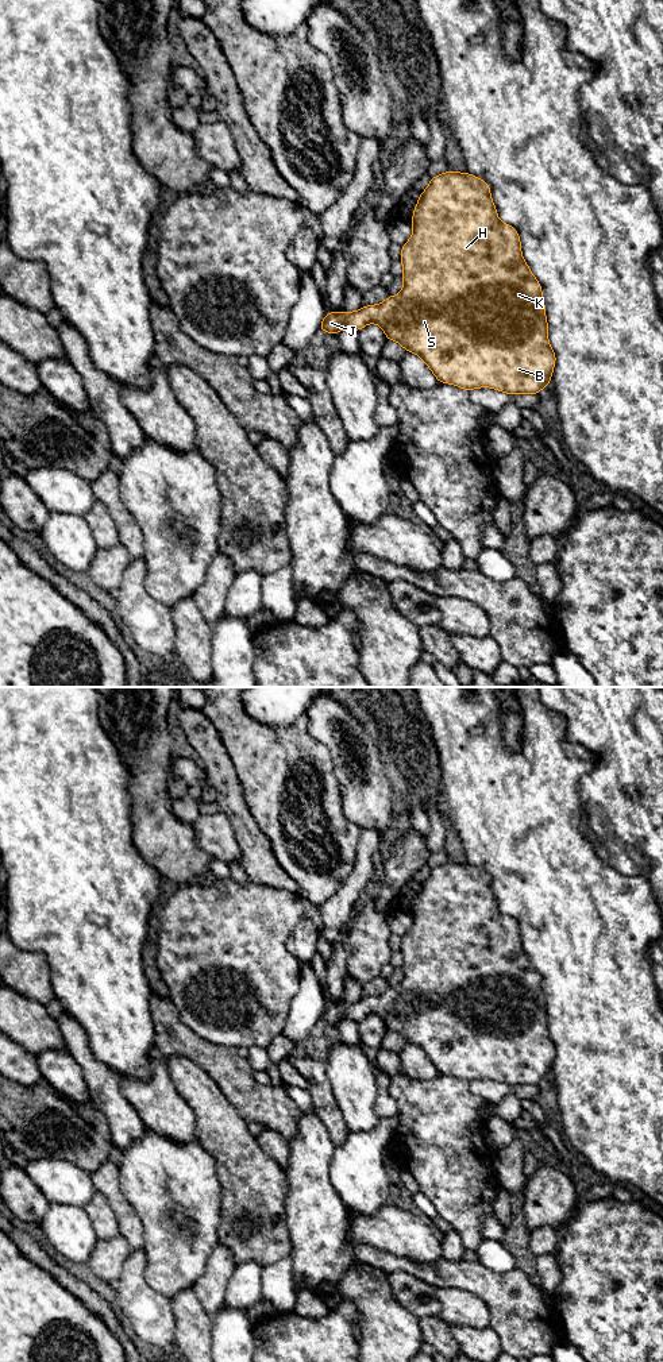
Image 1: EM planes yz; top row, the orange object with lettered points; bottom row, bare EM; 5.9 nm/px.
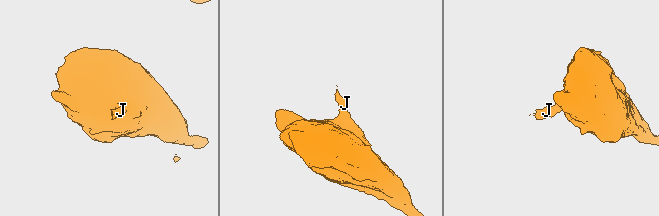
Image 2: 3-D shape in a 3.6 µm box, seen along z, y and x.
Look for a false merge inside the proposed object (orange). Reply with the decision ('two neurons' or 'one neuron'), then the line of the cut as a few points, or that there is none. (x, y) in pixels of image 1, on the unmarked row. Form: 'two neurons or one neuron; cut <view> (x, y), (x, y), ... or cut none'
one neuron; cut none

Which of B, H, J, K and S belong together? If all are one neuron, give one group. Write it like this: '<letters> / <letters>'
B H J K S

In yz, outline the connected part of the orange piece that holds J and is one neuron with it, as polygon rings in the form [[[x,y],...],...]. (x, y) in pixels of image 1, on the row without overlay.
[[[448,861],[443,865],[435,867],[431,869],[427,880],[419,886],[419,892],[410,912],[413,917],[413,925],[410,930],[401,937],[402,981],[396,987],[388,988],[378,996],[365,996],[362,1000],[355,1003],[327,1003],[319,1022],[338,1027],[340,1020],[344,1018],[359,1023],[365,1016],[374,1014],[383,1020],[388,1031],[394,1031],[401,1035],[406,1043],[419,1046],[440,1074],[451,1074],[467,1083],[478,1079],[492,1079],[510,1087],[539,1085],[544,1077],[550,1076],[556,1053],[556,1046],[548,1034],[548,1014],[546,1010],[546,995],[541,985],[543,980],[523,949],[517,921],[500,912],[497,900],[492,891],[490,876],[470,864]]]

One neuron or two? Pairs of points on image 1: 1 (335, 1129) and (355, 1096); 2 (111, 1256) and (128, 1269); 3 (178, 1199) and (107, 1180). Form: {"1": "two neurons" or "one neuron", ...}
{"1": "two neurons", "2": "two neurons", "3": "two neurons"}

